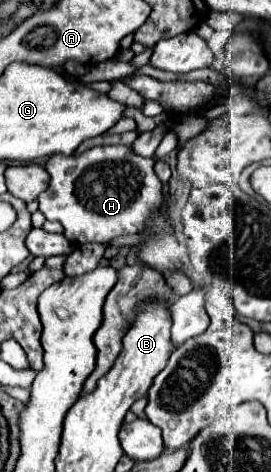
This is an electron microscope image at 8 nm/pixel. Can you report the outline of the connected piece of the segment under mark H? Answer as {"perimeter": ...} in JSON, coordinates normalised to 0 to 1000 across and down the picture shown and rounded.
{"perimeter":[[[376,307],[310,320],[303,328],[192,328],[170,341],[170,362],[185,367],[177,400],[140,417],[140,447],[177,468],[214,468],[236,481],[236,502],[266,519],[317,519],[317,515],[399,515],[443,498],[494,498],[509,494],[539,460],[598,430],[598,388],[568,367],[568,337],[517,333],[472,307]]]}

